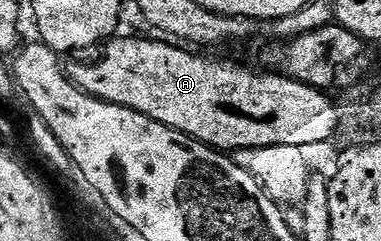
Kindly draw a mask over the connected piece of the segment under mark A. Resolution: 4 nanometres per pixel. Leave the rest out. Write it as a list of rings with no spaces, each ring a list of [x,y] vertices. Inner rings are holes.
[[[113,37],[103,44],[99,52],[101,55],[93,63],[67,64],[68,75],[87,95],[149,115],[154,121],[173,127],[175,131],[186,133],[199,143],[206,143],[209,147],[225,153],[240,151],[243,147],[278,145],[311,149],[326,142],[332,134],[337,134],[340,125],[337,104],[332,104],[332,99],[328,96],[331,94],[325,93],[319,87],[311,87],[279,73],[265,73],[260,69],[251,71],[250,68],[239,67],[236,63],[219,63],[216,59],[183,51],[180,48],[183,46],[172,41],[159,43],[156,39],[120,38]]]

